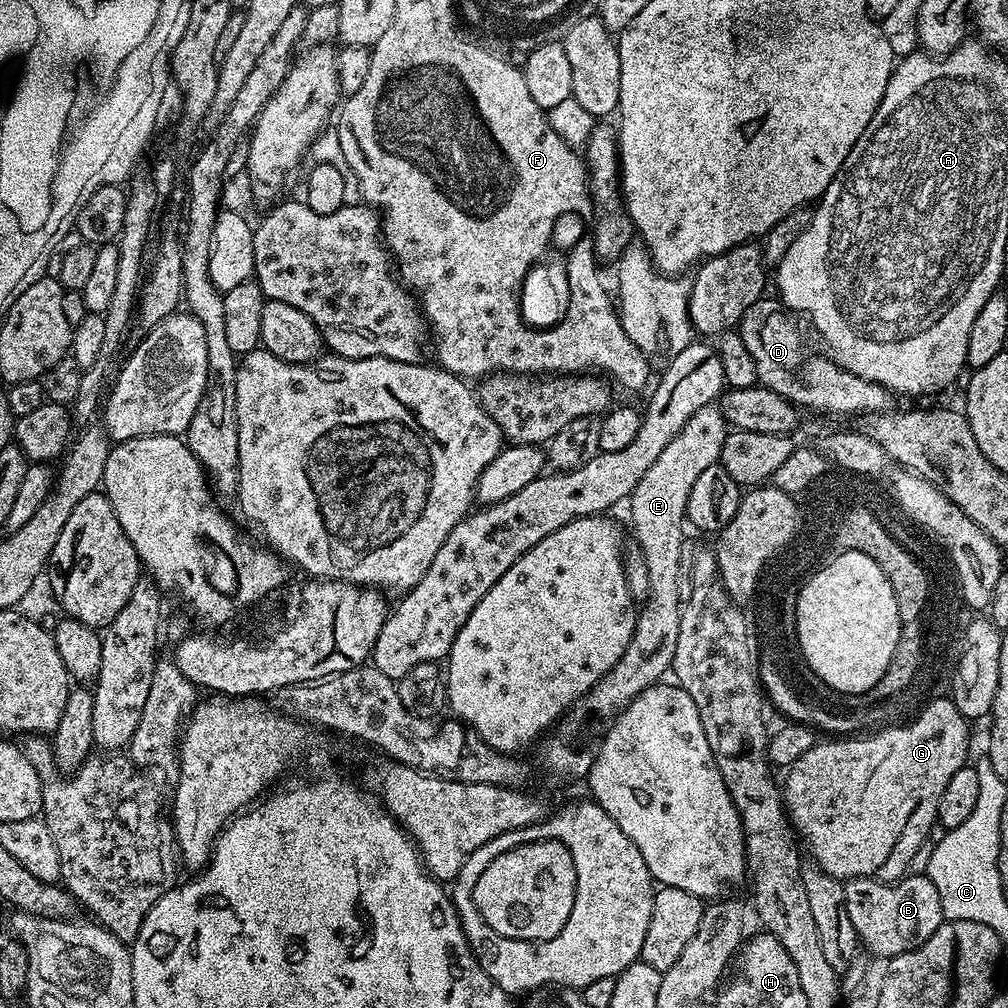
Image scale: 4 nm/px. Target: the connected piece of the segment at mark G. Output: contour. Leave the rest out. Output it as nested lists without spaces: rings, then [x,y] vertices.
[[[950,698],[929,701],[920,717],[905,728],[888,728],[861,740],[832,738],[829,744],[817,742],[787,769],[788,777],[782,780],[782,797],[788,823],[806,852],[808,847],[811,863],[834,879],[841,882],[867,876],[885,882],[901,879],[909,871],[908,863],[919,854],[932,824],[934,828],[937,823],[936,807],[942,790],[946,790],[946,782],[969,763],[970,724]]]

